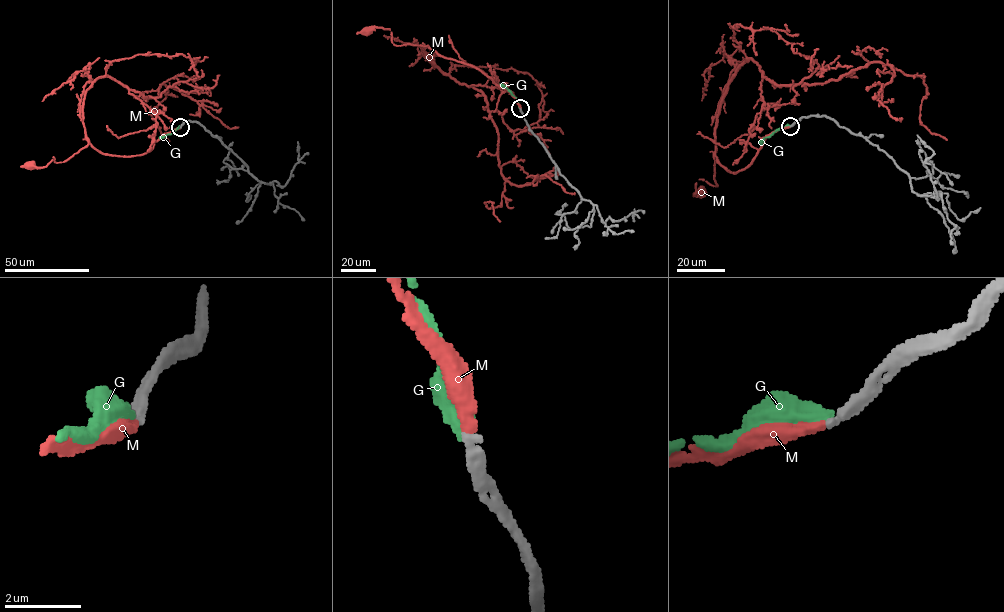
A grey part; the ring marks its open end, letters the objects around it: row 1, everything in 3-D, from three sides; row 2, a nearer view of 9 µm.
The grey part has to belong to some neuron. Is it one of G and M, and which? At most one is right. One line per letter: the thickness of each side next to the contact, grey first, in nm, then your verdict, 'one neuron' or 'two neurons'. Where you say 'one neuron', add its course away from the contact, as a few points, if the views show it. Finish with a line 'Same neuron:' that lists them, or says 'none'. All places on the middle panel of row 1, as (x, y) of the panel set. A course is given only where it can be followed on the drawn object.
G: 280/480 nm | two neurons
M: 260/360 nm | one neuron | via (520, 108), (508, 91), (478, 69), (442, 57), (427, 45), (394, 45), (390, 29), (372, 27), (366, 30)
Same neuron: M

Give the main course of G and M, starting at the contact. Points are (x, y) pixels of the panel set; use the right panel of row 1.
G: (790, 126), (776, 129), (760, 144)
M: (790, 126), (767, 135), (737, 172), (725, 169), (715, 151), (717, 186), (699, 179), (694, 195), (699, 190)

